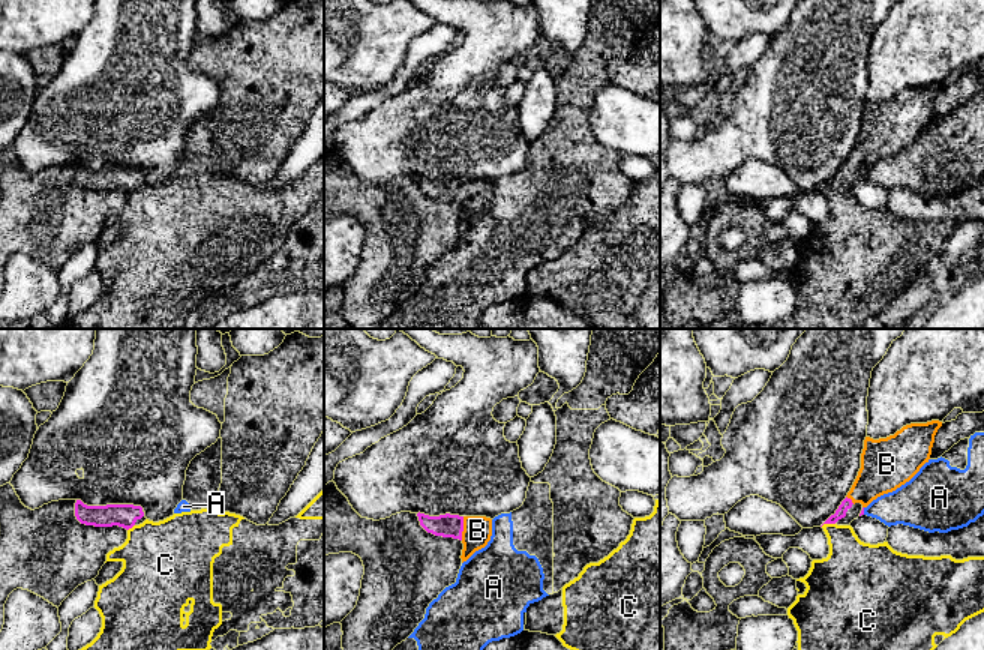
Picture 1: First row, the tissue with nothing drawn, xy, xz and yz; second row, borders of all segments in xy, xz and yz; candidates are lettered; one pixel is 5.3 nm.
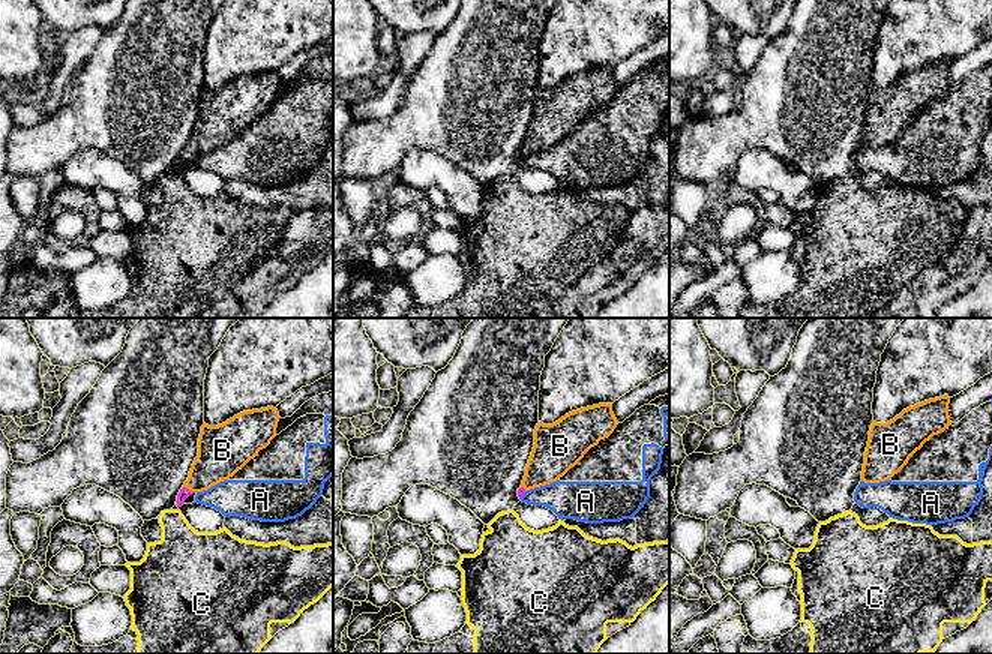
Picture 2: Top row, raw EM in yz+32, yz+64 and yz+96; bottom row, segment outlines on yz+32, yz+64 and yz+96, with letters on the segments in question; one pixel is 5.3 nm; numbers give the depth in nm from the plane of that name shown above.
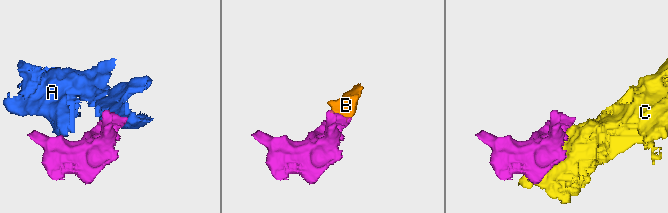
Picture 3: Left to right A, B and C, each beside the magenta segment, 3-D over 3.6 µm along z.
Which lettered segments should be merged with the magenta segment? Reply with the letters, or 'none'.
B

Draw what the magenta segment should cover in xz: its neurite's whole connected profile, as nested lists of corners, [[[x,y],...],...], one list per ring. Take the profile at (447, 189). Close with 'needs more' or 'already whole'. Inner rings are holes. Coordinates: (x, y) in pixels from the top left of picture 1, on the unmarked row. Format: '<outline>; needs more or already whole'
[[[417,177],[420,189],[435,200],[459,203],[464,207],[462,227],[476,215],[484,212],[492,200],[492,183],[486,180],[440,179],[429,180]]]; needs more

